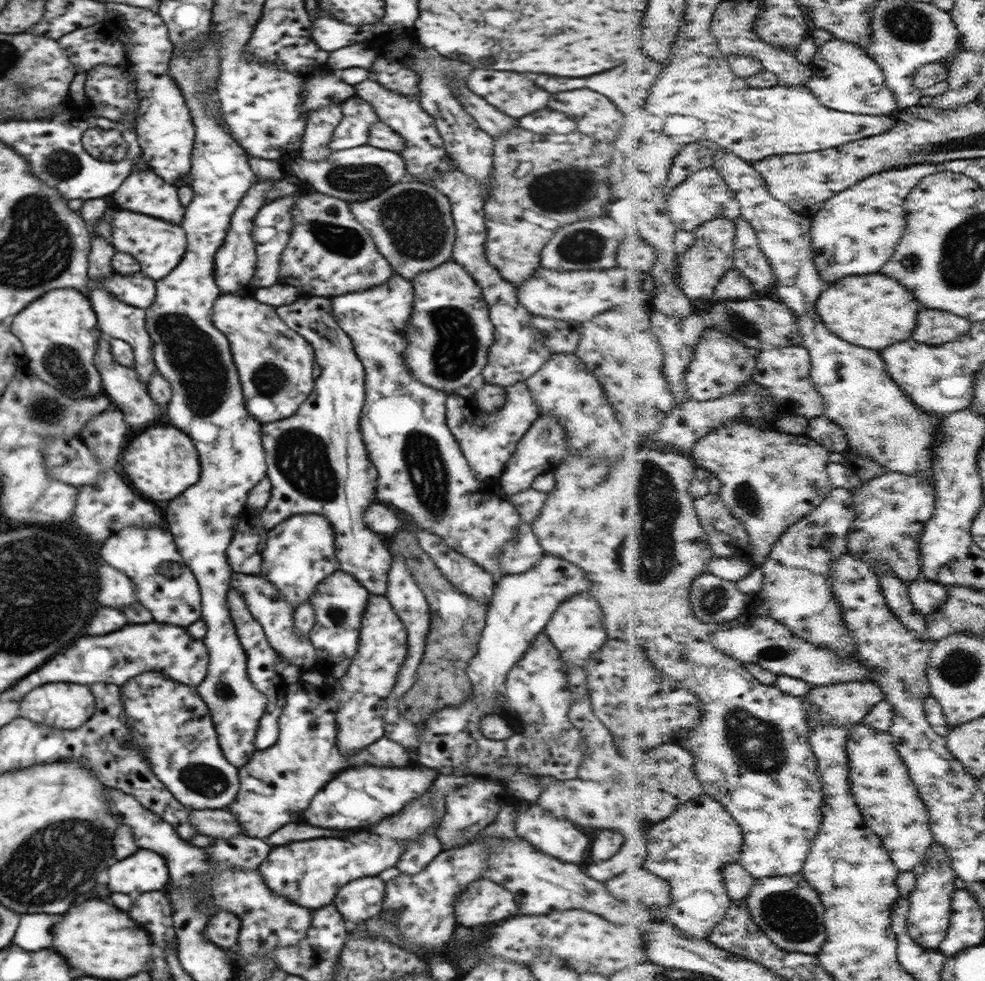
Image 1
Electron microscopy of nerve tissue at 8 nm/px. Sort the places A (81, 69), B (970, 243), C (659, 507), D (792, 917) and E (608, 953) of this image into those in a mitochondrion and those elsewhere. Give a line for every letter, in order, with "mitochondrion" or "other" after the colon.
A: other
B: mitochondrion
C: mitochondrion
D: mitochondrion
E: other

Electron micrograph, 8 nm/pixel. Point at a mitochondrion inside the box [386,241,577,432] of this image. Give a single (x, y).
(456, 345)

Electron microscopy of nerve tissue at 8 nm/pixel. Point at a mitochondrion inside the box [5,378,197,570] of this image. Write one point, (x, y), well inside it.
(41, 407)

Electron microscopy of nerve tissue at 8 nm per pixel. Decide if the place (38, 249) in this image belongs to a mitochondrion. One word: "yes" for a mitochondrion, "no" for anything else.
yes

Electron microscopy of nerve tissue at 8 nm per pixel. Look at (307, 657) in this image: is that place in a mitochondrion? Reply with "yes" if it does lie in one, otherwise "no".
no

